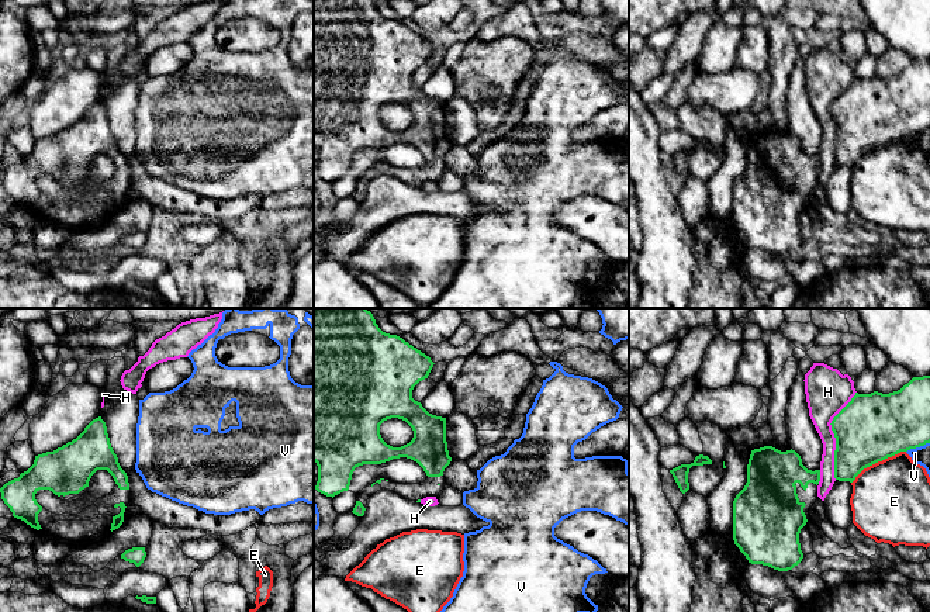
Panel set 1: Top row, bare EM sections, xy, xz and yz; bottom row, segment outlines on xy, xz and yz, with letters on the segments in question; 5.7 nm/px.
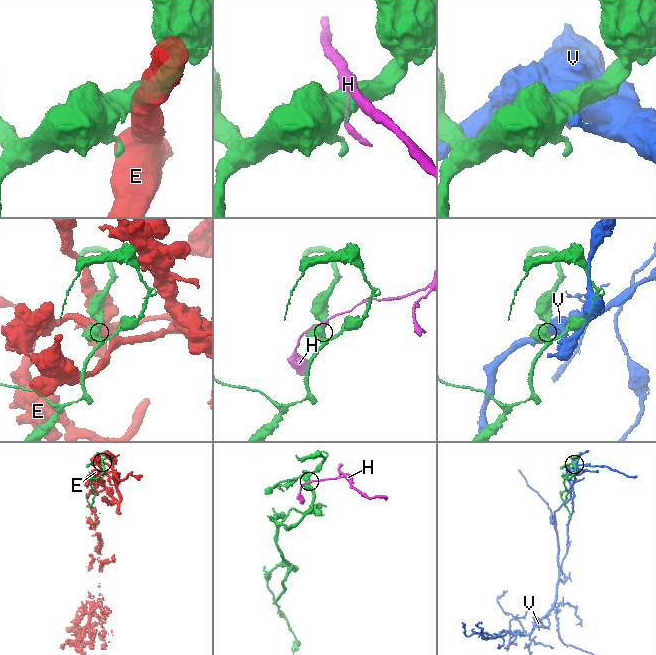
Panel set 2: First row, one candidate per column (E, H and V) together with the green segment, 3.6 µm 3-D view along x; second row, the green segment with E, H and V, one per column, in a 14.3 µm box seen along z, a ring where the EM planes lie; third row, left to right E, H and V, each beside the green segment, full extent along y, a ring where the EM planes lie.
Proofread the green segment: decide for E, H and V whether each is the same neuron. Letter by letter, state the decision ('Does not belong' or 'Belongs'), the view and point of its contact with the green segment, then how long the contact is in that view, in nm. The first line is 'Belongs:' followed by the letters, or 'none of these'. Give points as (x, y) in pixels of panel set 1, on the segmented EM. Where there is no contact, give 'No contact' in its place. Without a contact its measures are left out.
Belongs: none of these
E: Does not belong. Touches green at yz (877, 462). Shared border 360 nm
H: Does not belong. Touches green at yz (835, 435). Shared border 500 nm
V: Does not belong. Touches green at yz (918, 446). Shared border 150 nm

